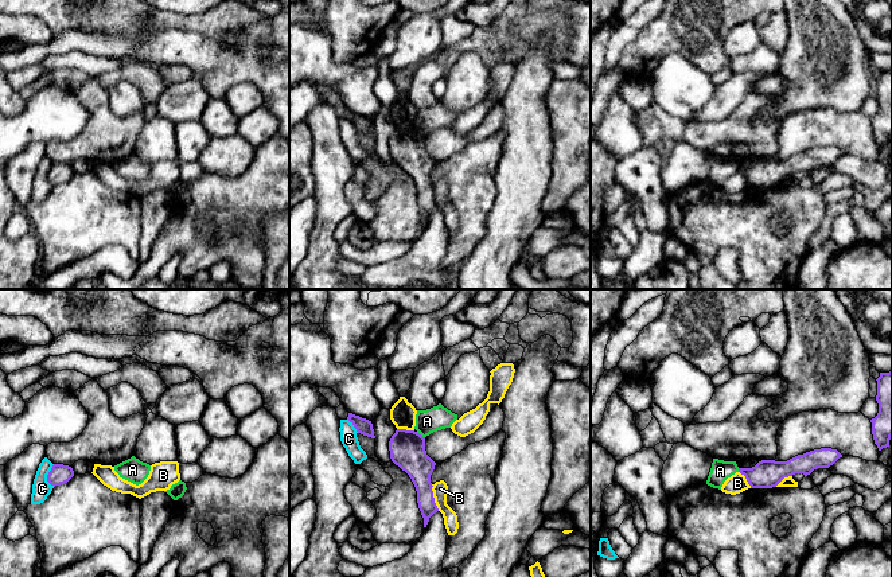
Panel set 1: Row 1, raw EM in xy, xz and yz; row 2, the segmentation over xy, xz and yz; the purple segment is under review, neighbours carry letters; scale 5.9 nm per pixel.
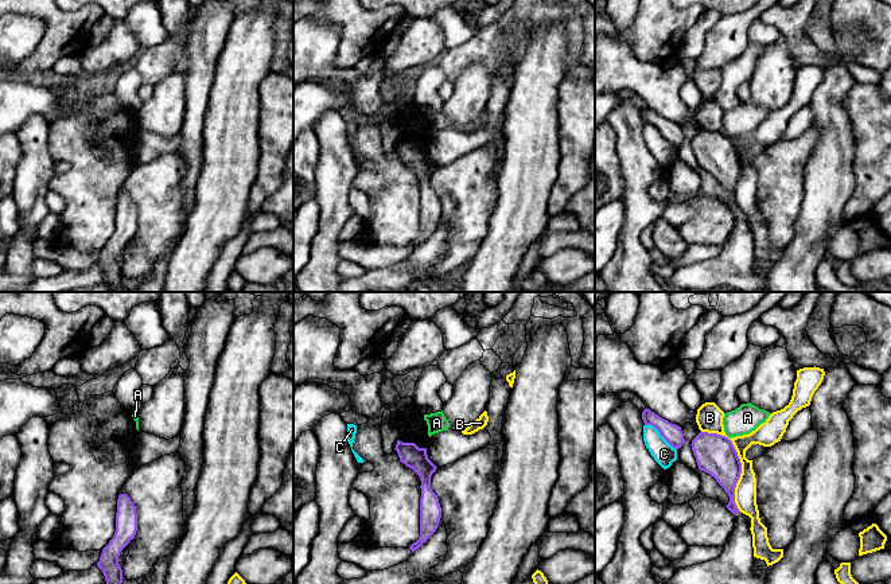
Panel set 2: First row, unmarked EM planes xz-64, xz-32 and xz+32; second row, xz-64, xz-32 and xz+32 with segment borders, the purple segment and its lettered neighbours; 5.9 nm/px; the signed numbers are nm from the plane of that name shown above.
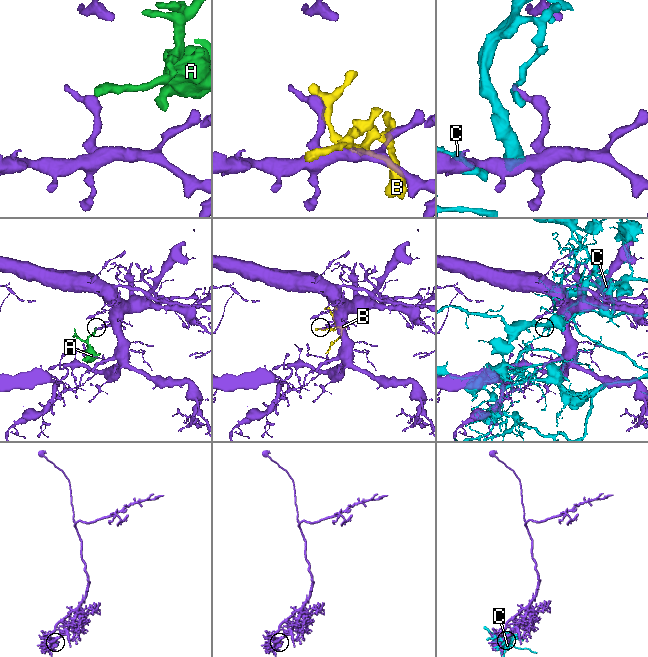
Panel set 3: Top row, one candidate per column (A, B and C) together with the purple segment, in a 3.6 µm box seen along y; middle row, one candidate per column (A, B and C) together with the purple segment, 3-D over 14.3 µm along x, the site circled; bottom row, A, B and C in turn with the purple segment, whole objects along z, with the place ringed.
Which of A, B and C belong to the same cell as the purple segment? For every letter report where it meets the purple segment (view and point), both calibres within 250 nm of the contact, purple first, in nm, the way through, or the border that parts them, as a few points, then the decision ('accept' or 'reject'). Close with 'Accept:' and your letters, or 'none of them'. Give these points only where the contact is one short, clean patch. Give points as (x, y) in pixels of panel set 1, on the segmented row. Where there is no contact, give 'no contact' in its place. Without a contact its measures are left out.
A: contact xz (419, 433); calibres 220 and 140 nm; border xz (416, 432), (424, 437); reject
B: contact xz (433, 498); calibres 170 and 90 nm; reject
C: contact xy (47, 475); calibres 120 and 110 nm; reject
Accept: none of them

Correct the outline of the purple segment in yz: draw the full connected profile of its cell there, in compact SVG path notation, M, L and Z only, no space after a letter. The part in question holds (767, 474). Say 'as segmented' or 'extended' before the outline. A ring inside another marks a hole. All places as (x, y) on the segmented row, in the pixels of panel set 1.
as segmented | M821 448L798 455L787 461L761 460L752 468L739 468L751 488L772 488L795 473L810 475L817 468L829 468L842 455L837 449Z

